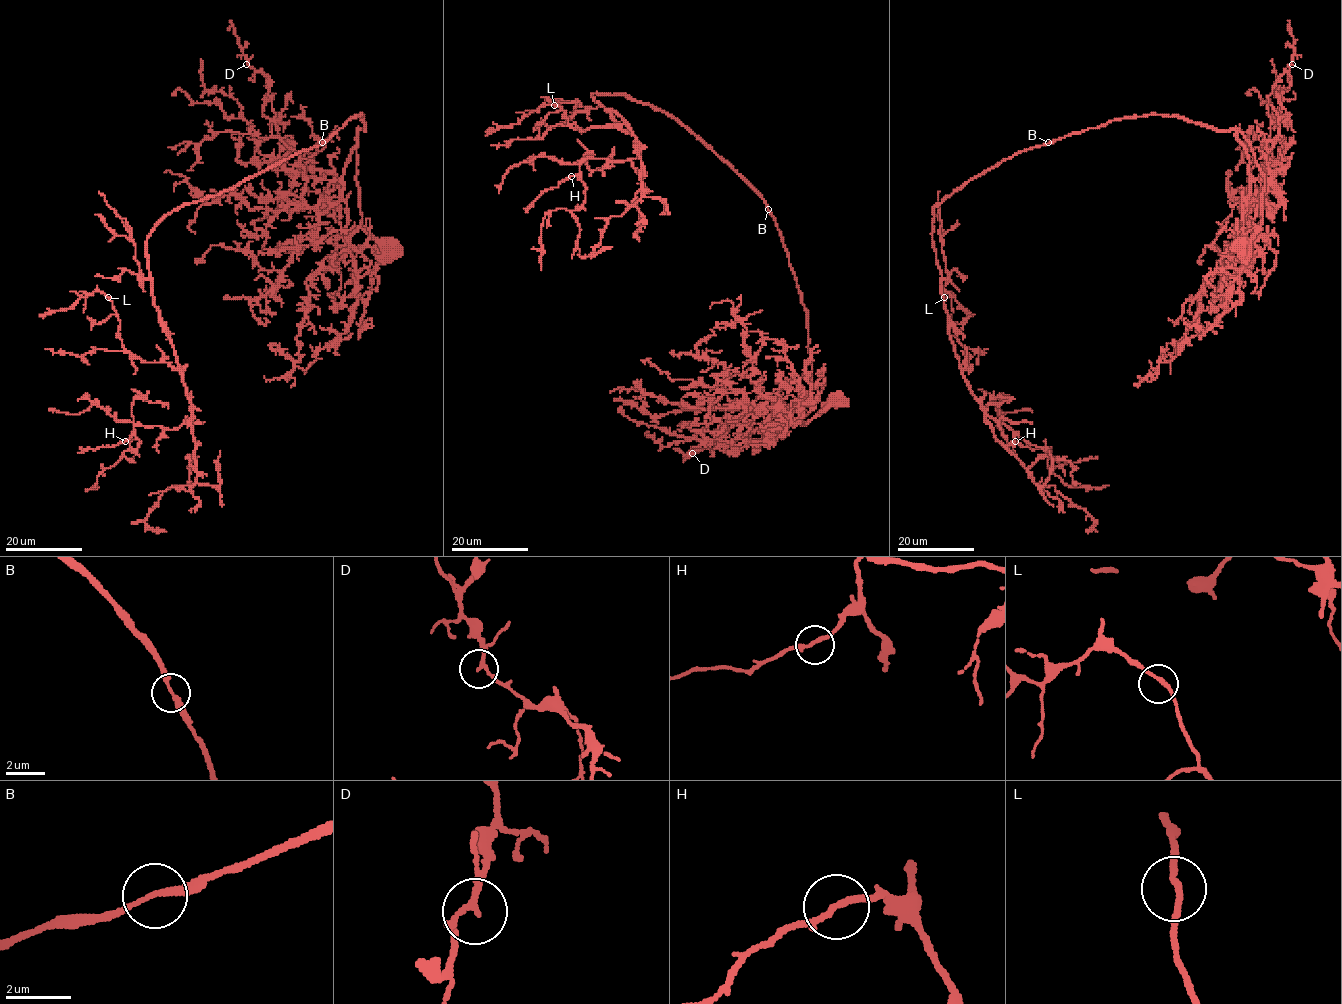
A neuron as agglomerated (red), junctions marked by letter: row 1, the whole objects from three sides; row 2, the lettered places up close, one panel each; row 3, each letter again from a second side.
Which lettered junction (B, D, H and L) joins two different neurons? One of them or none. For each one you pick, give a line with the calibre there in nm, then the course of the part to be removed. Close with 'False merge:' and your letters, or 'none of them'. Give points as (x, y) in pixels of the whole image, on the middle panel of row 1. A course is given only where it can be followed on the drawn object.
False merge: none of them

